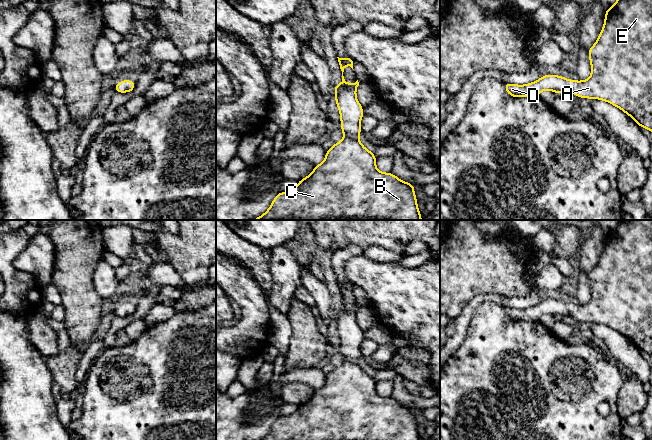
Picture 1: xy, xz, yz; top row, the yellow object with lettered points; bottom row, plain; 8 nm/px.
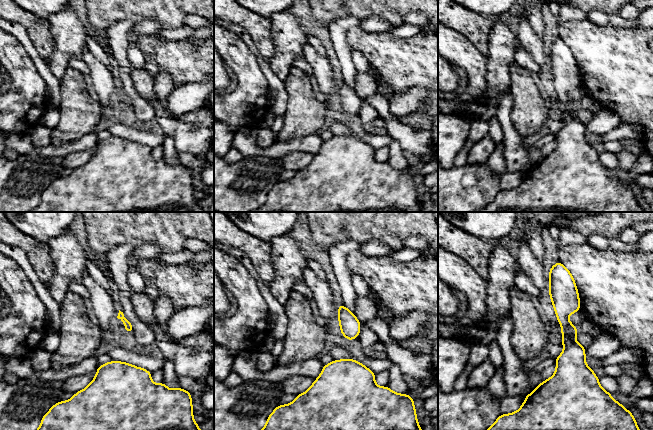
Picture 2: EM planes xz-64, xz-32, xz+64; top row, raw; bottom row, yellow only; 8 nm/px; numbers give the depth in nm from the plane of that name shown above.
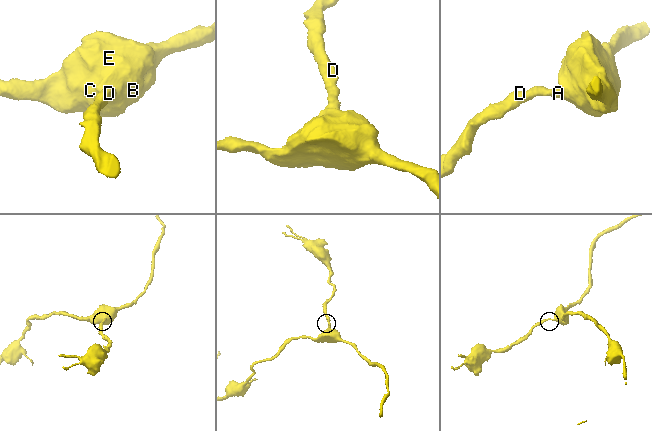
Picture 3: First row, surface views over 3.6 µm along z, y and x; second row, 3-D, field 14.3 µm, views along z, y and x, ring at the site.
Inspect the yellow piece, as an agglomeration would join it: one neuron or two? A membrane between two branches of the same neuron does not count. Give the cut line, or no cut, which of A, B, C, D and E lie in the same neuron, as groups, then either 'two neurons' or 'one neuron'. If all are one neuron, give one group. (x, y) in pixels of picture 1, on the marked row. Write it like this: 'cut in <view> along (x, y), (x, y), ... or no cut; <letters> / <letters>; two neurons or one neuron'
no cut; A B C D E; one neuron

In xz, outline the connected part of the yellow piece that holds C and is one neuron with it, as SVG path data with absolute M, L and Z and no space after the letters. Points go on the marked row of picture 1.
M337 58L342 71L342 81L334 86L334 100L341 115L340 129L344 133L344 139L326 150L325 160L316 165L310 175L298 181L293 190L279 192L270 208L262 216L252 220L422 220L414 193L414 184L401 181L392 173L380 172L375 165L377 158L375 154L360 143L359 134L362 131L360 121L364 113L363 106L356 98L359 82L357 80L354 84L348 84L343 76L345 66L353 69L353 61L350 58Z

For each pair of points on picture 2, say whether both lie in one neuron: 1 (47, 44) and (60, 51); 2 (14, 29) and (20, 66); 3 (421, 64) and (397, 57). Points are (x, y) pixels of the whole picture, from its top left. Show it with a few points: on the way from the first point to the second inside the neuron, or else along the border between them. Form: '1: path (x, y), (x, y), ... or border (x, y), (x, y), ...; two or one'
1: border (50, 25), (53, 51), (47, 57); two
2: border (10, 33), (29, 55); two
3: path (415, 62), (403, 62); one

